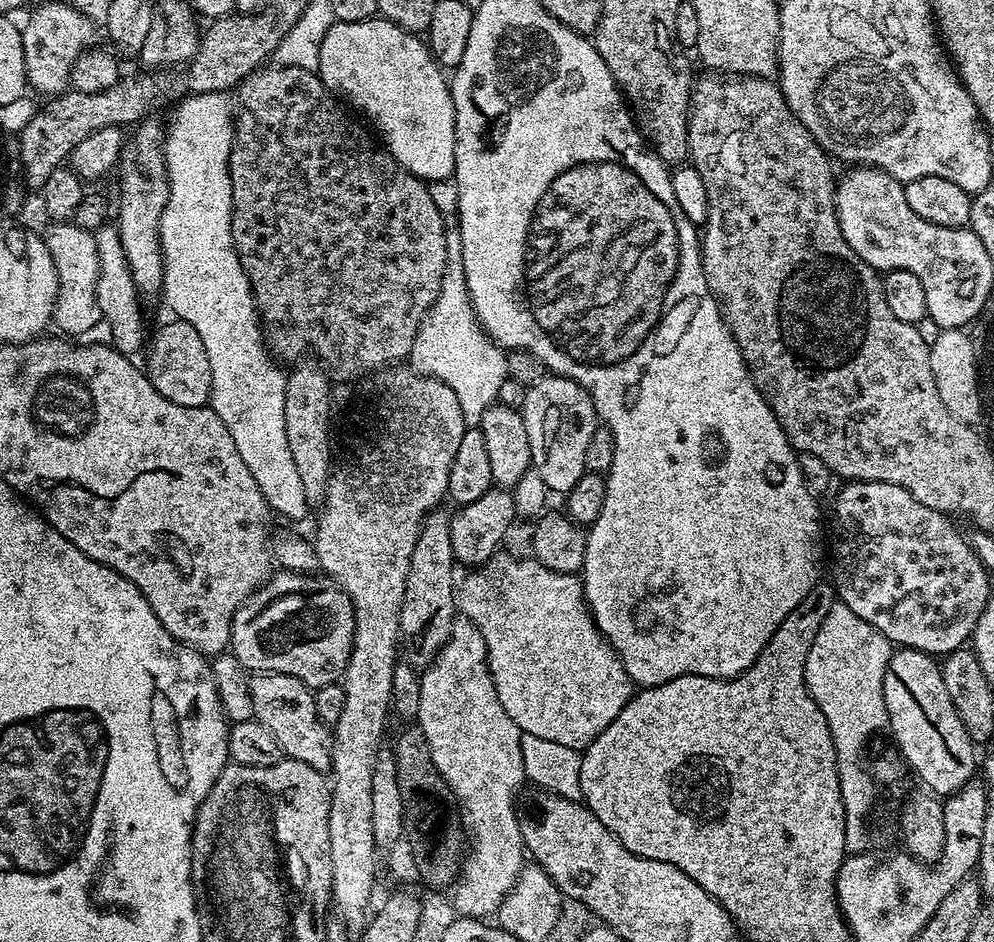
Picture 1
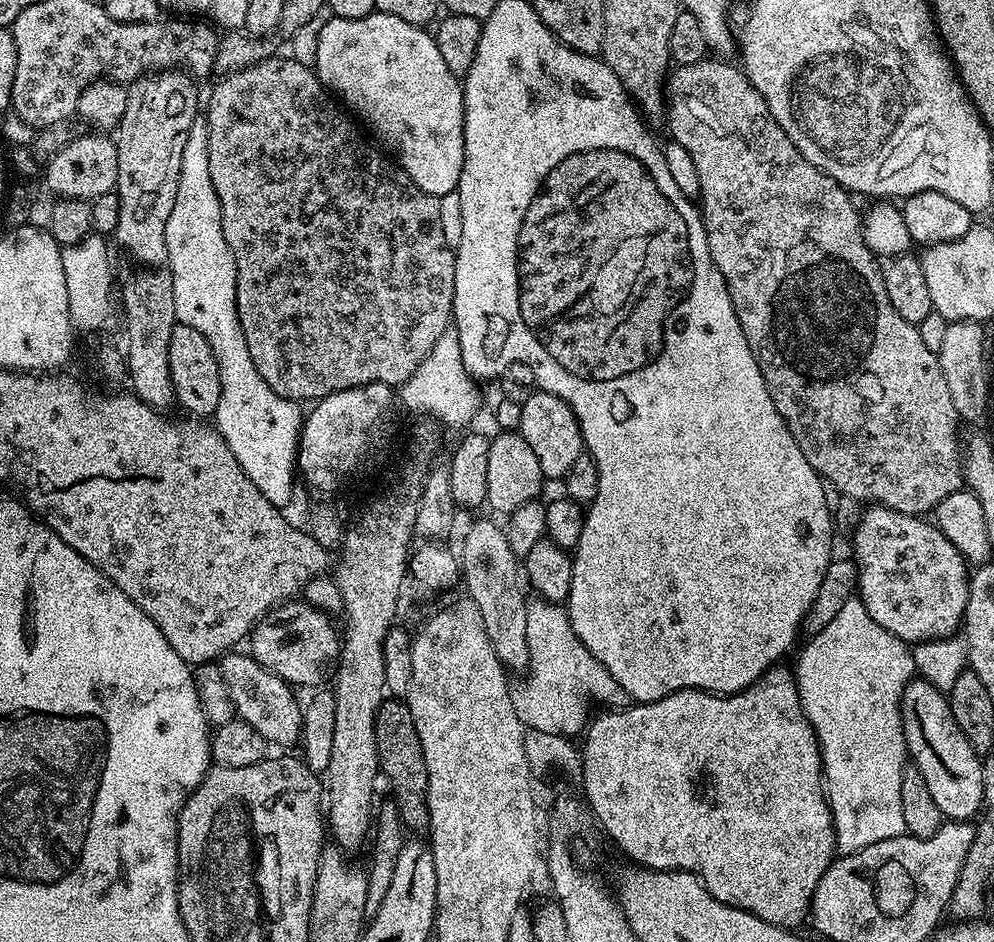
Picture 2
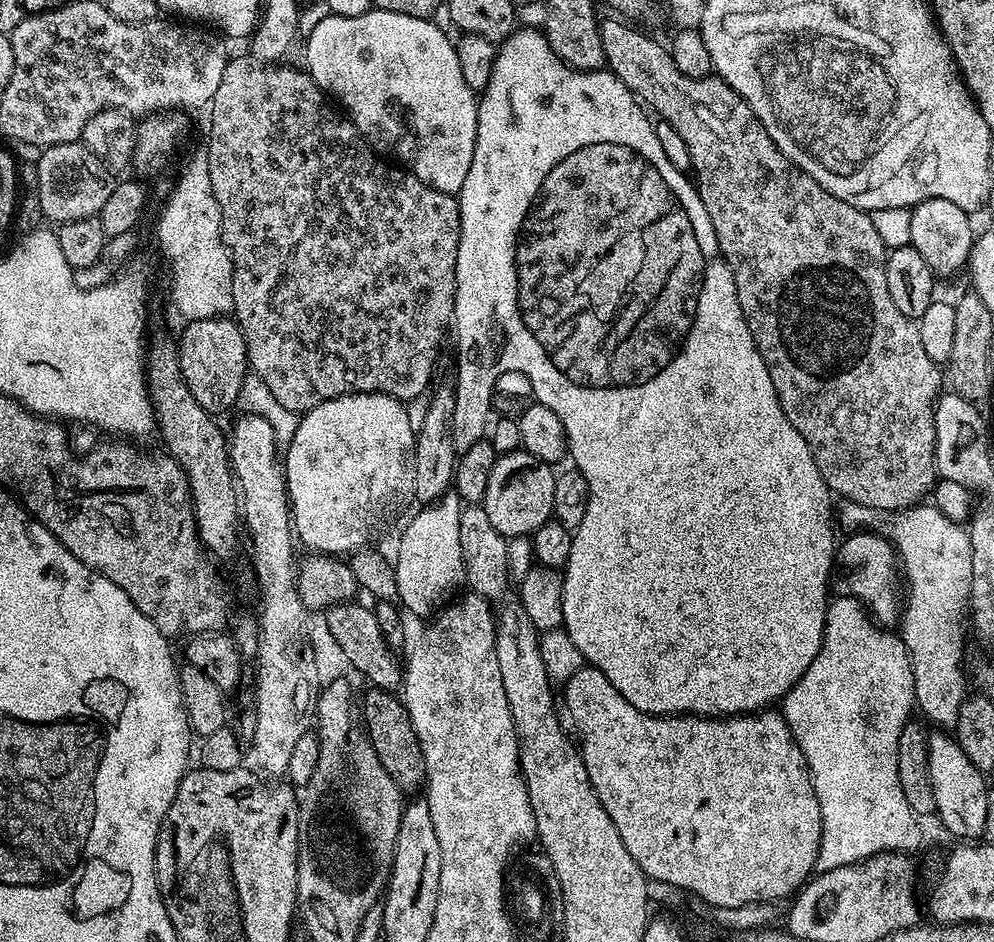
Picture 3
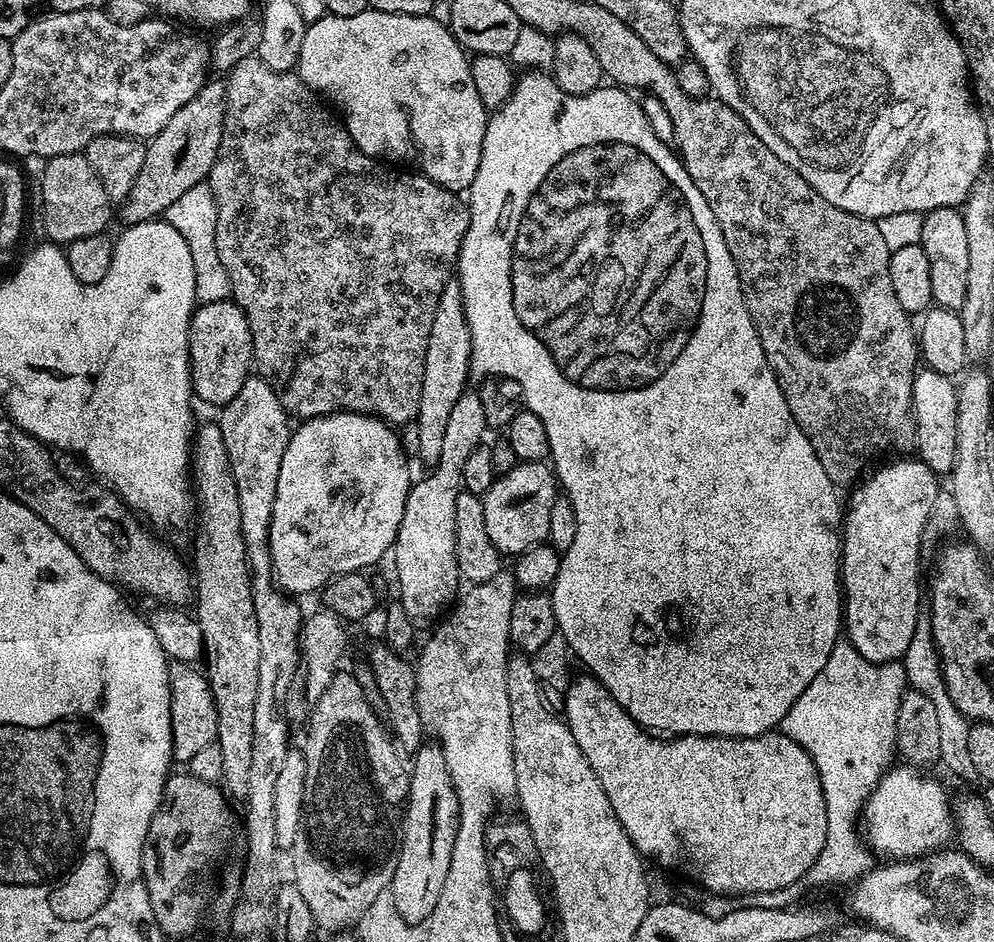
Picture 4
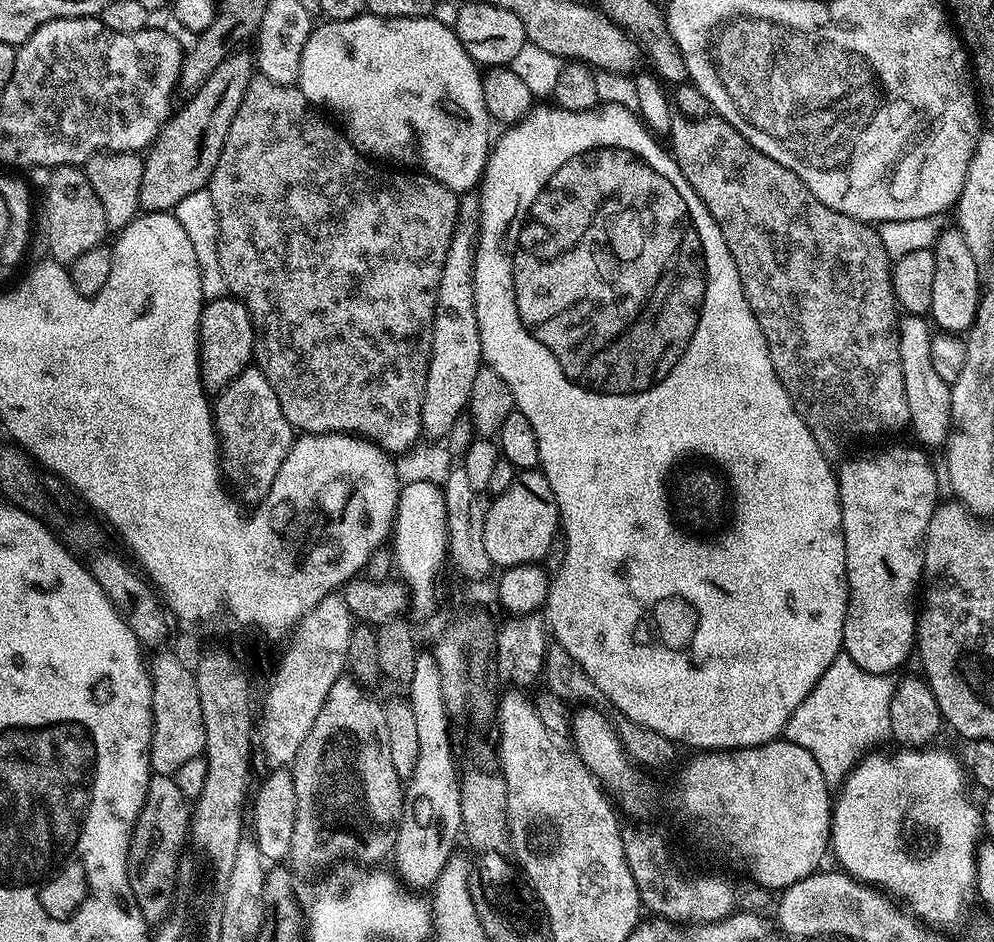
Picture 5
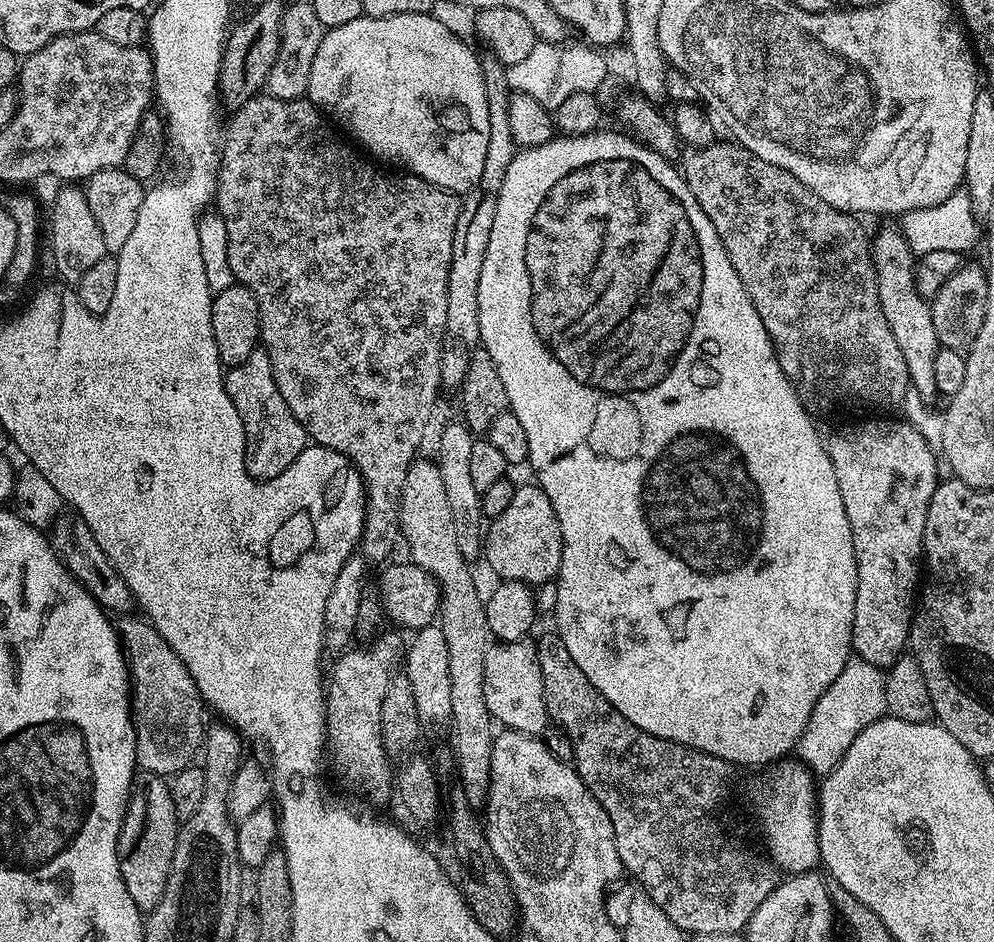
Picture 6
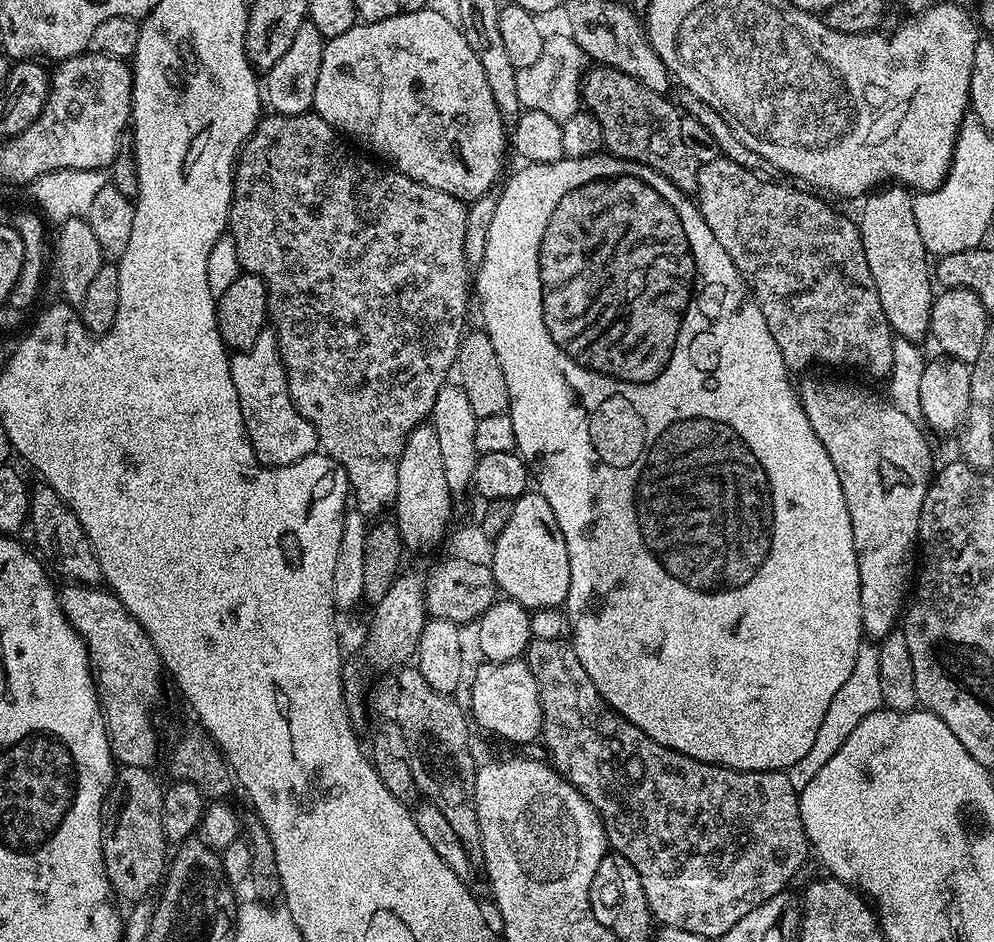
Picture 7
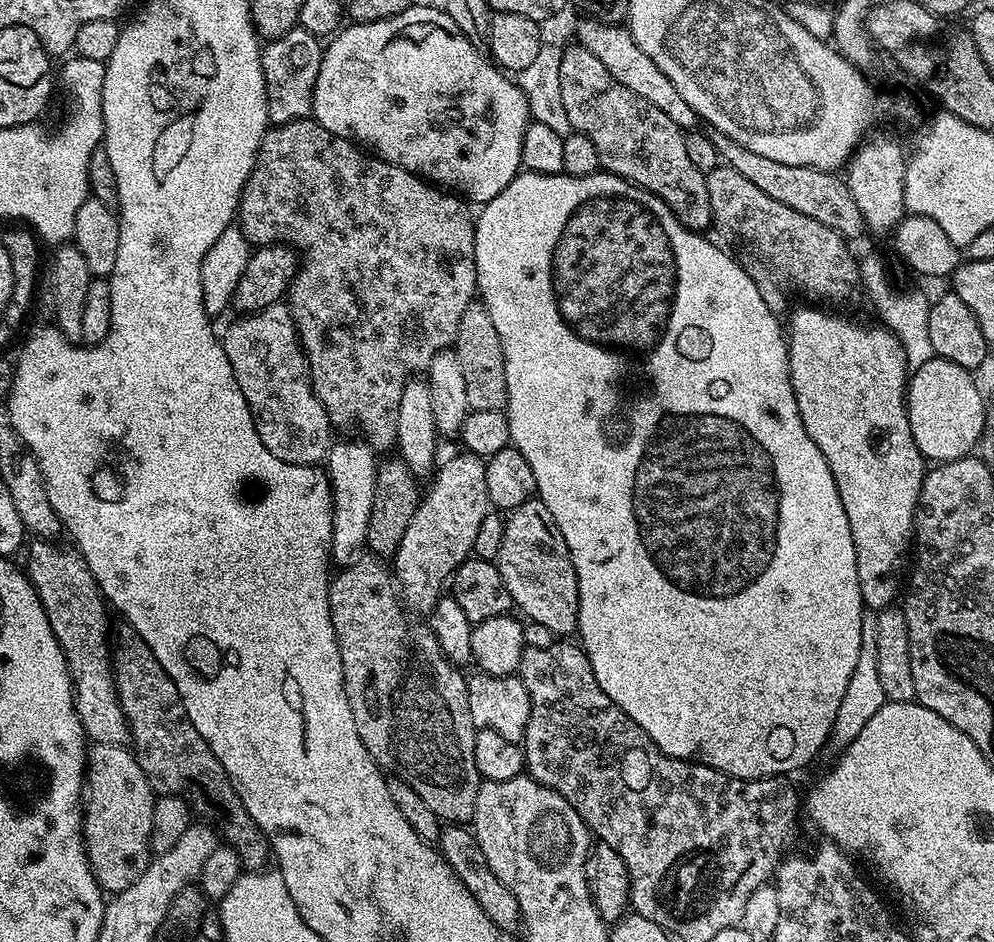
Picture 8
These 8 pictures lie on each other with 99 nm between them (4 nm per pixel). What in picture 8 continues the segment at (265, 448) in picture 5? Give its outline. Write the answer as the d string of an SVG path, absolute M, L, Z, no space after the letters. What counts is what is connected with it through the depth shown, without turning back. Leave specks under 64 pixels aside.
M287 303L271 304L266 306L266 310L240 318L237 324L229 326L228 333L223 333L222 343L226 358L230 358L234 378L238 378L238 386L254 418L258 438L262 438L262 446L266 446L266 450L274 454L274 458L282 458L282 462L287 464L319 465L327 457L333 429L328 422L328 411L318 402L312 390L308 359L304 356L304 347L300 344L300 335L296 332L294 318Z

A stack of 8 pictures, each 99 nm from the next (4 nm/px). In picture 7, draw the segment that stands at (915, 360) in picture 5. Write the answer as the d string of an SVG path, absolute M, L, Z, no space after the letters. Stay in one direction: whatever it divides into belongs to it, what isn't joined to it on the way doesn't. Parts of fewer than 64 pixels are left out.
M903 186L875 189L863 197L864 209L858 215L858 227L866 266L870 266L874 290L878 290L878 302L882 302L886 322L899 339L920 342L930 332L934 280L930 275L930 254L924 249L922 234L918 234L914 222L913 199L913 193Z

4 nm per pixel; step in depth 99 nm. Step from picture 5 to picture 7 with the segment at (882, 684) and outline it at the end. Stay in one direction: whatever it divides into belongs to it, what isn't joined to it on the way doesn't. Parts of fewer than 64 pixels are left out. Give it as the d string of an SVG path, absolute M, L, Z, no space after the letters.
M872 642L861 643L858 658L854 662L854 670L850 670L850 678L842 685L842 690L834 694L834 702L830 702L830 710L826 710L826 718L822 718L822 726L818 729L818 738L814 738L814 746L806 753L806 758L794 762L794 766L786 769L790 778L790 786L802 789L838 754L842 742L850 738L850 733L870 714L881 711L884 699L882 698L882 681L878 675L879 647Z

